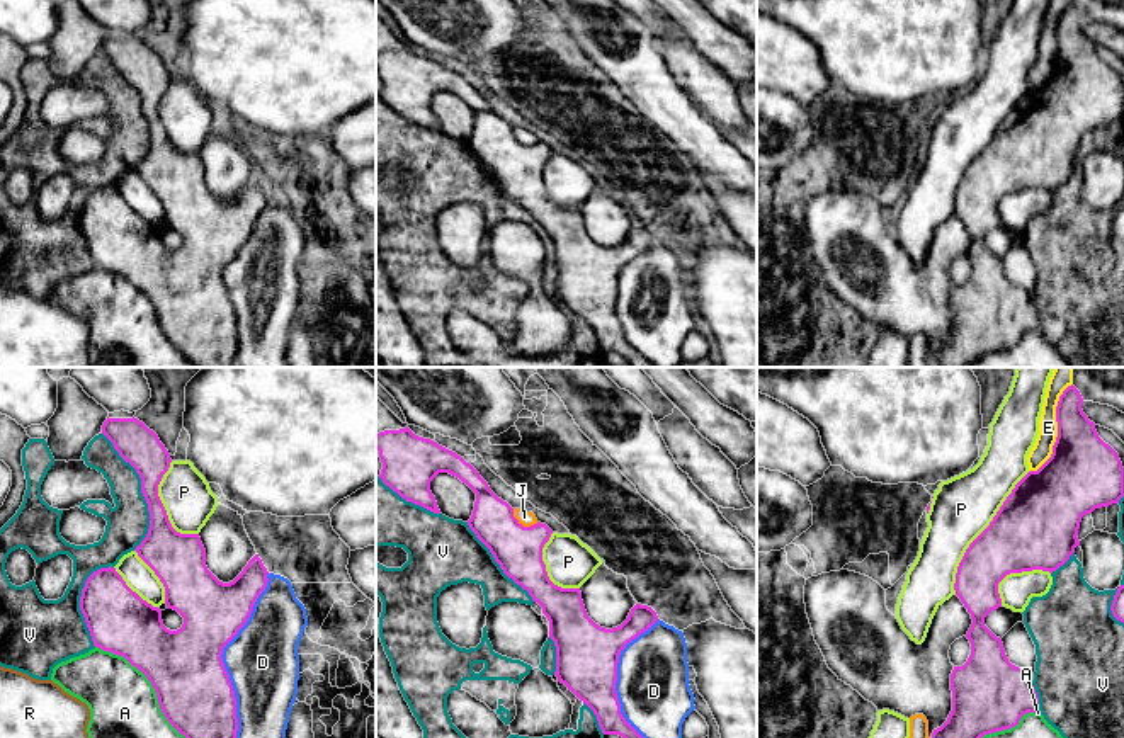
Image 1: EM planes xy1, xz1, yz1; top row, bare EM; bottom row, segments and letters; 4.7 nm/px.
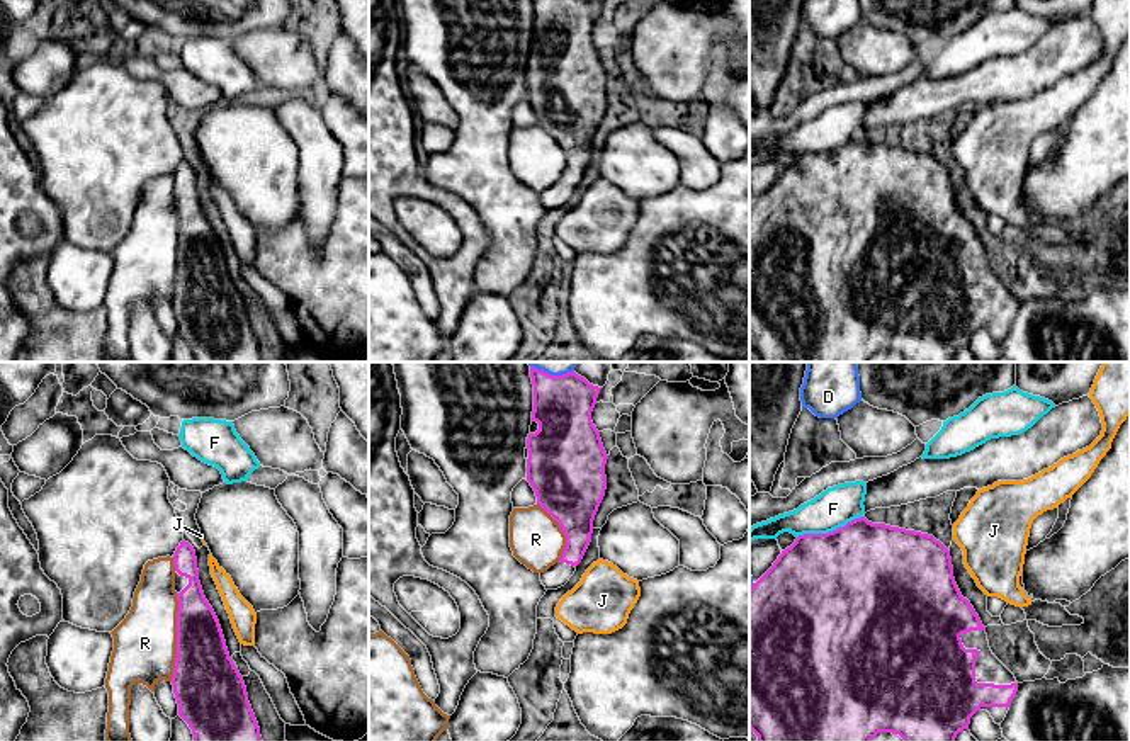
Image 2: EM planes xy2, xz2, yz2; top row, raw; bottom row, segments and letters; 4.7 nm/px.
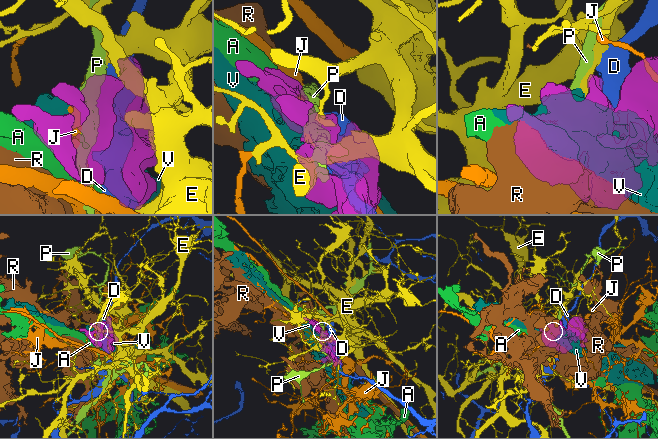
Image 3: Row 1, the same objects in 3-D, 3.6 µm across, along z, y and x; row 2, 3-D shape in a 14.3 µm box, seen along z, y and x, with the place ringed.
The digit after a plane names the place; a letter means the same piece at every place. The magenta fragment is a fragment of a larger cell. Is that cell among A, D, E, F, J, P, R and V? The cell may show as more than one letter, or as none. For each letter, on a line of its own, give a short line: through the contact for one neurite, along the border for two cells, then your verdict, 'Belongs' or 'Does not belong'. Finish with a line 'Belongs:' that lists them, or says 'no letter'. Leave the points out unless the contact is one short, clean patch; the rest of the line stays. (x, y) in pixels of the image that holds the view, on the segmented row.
A: Does not belong
D: Does not belong
E: Line: yz1 (1072, 383), (1056, 407), (1053, 453), (1029, 471). Does not belong
F: Line: yz2 (862, 515), (831, 531), (804, 532), (797, 537). Does not belong
J: Does not belong
P: Does not belong
R: Does not belong
V: Does not belong
Belongs: no letter

